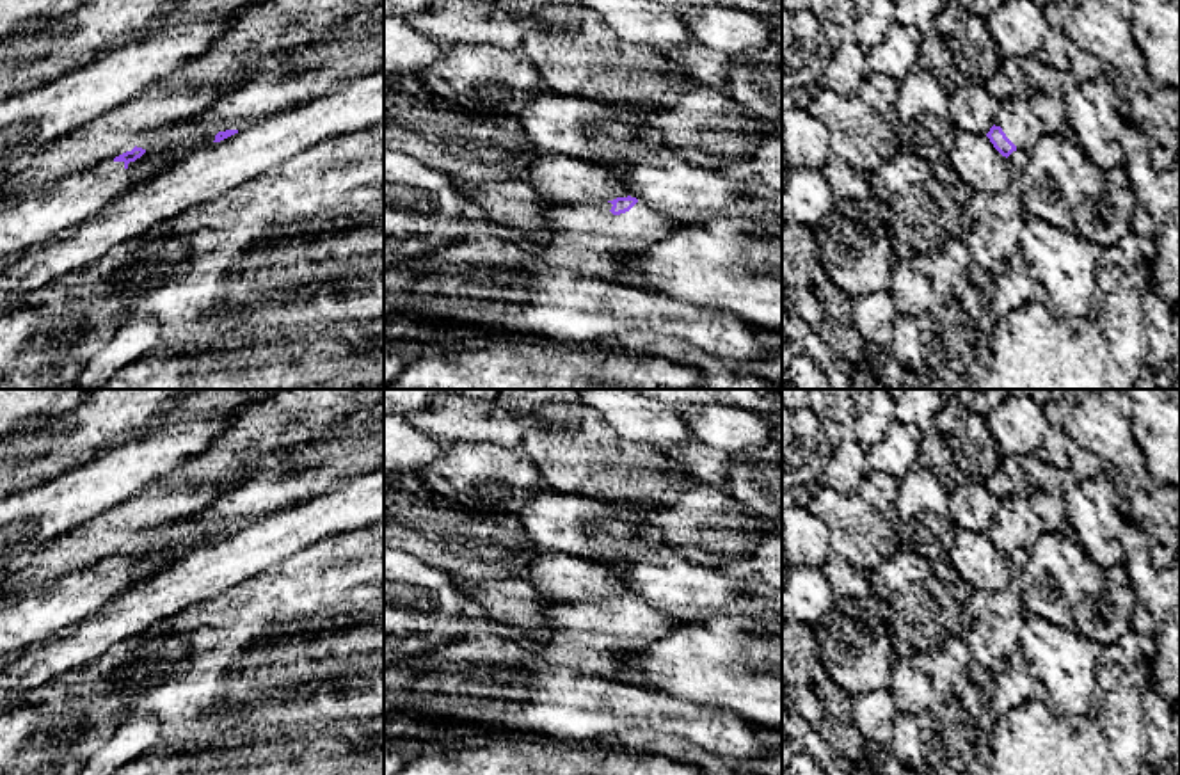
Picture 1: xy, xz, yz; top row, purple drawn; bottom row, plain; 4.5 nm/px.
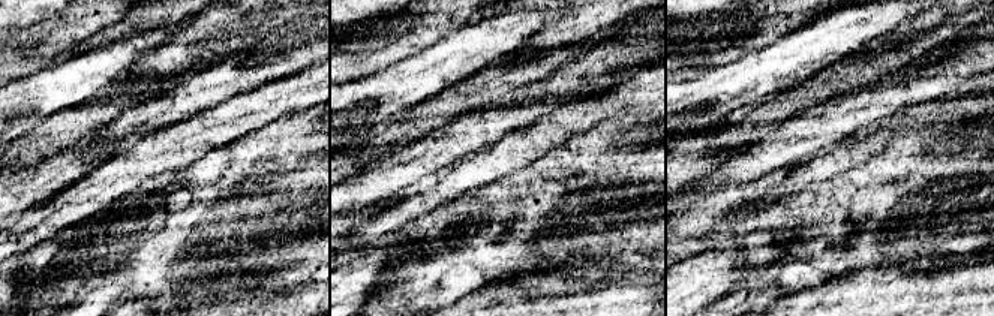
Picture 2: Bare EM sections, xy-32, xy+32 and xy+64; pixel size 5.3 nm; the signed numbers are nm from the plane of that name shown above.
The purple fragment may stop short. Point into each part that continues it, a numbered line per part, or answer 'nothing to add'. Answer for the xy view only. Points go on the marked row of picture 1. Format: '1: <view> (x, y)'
1: xy (27, 223)

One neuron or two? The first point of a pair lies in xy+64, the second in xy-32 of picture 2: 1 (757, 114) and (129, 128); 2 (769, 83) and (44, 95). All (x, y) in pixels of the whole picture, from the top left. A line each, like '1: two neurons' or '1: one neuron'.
1: two neurons
2: one neuron

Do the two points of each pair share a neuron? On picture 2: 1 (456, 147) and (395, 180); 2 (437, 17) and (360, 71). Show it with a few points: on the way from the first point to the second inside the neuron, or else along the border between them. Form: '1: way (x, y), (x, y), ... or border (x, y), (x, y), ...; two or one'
1: way (441, 152), (410, 165); one
2: way (417, 36), (410, 44), (380, 59); one

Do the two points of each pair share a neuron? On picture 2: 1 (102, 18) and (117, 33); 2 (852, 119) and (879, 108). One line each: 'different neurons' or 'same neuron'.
1: different neurons
2: same neuron

